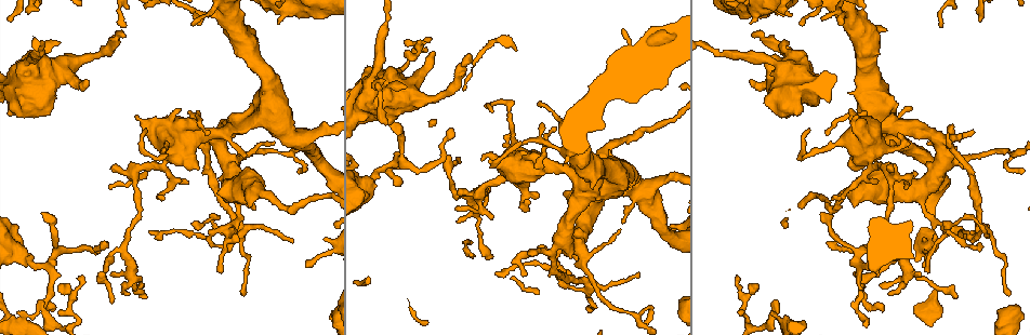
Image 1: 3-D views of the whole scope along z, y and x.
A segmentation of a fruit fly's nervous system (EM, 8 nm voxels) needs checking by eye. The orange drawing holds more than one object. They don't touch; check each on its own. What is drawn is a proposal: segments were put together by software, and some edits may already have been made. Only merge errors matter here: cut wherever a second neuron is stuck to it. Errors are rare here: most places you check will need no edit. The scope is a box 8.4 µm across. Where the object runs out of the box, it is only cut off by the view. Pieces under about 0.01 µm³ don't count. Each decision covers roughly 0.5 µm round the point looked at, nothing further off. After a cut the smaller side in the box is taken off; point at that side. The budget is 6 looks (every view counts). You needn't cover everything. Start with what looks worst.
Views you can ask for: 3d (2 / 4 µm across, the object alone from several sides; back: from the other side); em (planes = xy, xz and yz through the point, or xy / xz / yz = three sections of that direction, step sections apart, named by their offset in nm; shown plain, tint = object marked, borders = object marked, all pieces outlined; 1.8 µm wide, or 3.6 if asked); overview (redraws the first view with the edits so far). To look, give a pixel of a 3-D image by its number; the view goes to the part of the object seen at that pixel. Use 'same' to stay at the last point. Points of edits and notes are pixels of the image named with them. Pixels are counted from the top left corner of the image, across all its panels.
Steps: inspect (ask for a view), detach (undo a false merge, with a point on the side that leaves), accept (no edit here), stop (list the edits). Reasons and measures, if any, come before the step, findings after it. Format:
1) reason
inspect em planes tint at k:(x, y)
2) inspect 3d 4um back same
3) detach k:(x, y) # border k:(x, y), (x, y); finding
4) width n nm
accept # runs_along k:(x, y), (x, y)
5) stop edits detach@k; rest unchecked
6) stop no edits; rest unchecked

thick turns thin
inspect 3d 4um at 1:(37, 71)

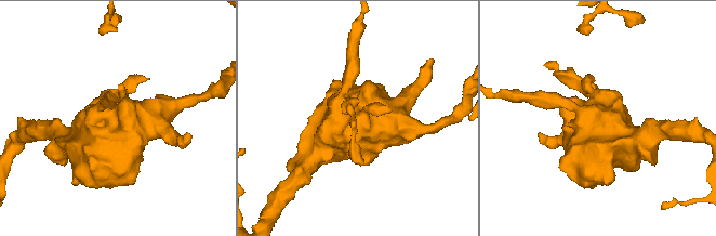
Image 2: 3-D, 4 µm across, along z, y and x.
inspect em 3.6um yz step 16 tint at 2:(361, 121)

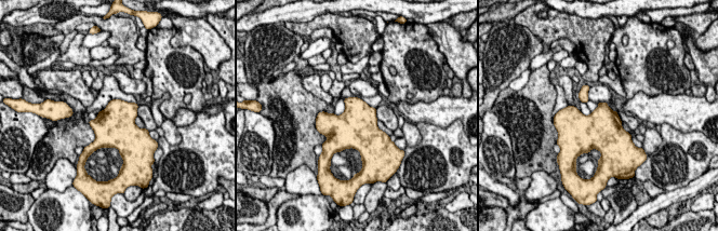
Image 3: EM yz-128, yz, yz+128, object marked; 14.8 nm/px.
inspect em 3.6um planes tint same

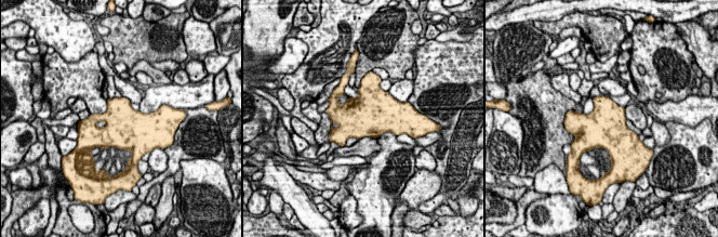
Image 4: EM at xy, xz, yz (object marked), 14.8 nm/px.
accept # all the same neuron

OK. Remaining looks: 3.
branch point
inspect em xz step 8 tint at 1:(871, 164)

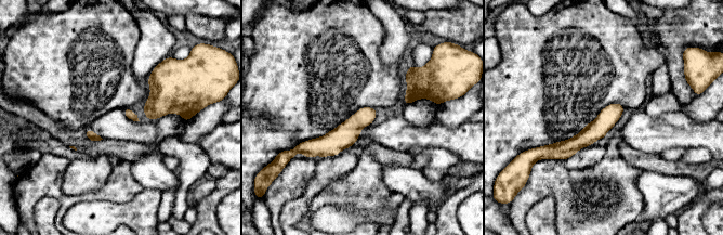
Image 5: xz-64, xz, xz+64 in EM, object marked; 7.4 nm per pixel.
cut it another way
inspect em planes tint same

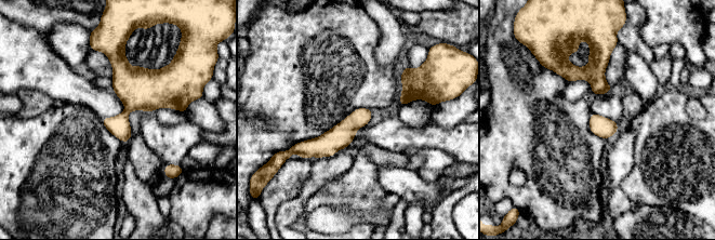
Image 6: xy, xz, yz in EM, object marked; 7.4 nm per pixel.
accept # one neuron here

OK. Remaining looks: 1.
abrupt turn
inspect em planes borders at 1:(864, 302)

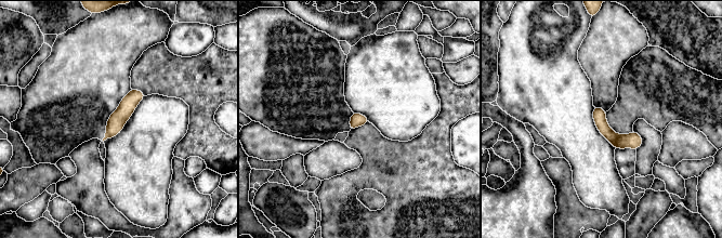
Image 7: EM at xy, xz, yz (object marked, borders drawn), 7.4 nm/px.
accept # runs_along 7:(595, 110), (617, 141), (640, 141); one neuron here

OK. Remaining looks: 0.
stop no edits; rest unchecked

